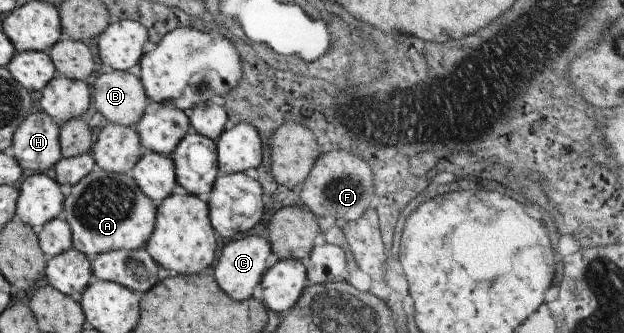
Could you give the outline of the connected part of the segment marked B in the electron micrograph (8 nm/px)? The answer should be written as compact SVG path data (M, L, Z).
M127 71L95 75L90 85L92 100L97 112L105 117L105 123L133 126L151 103L141 80Z

